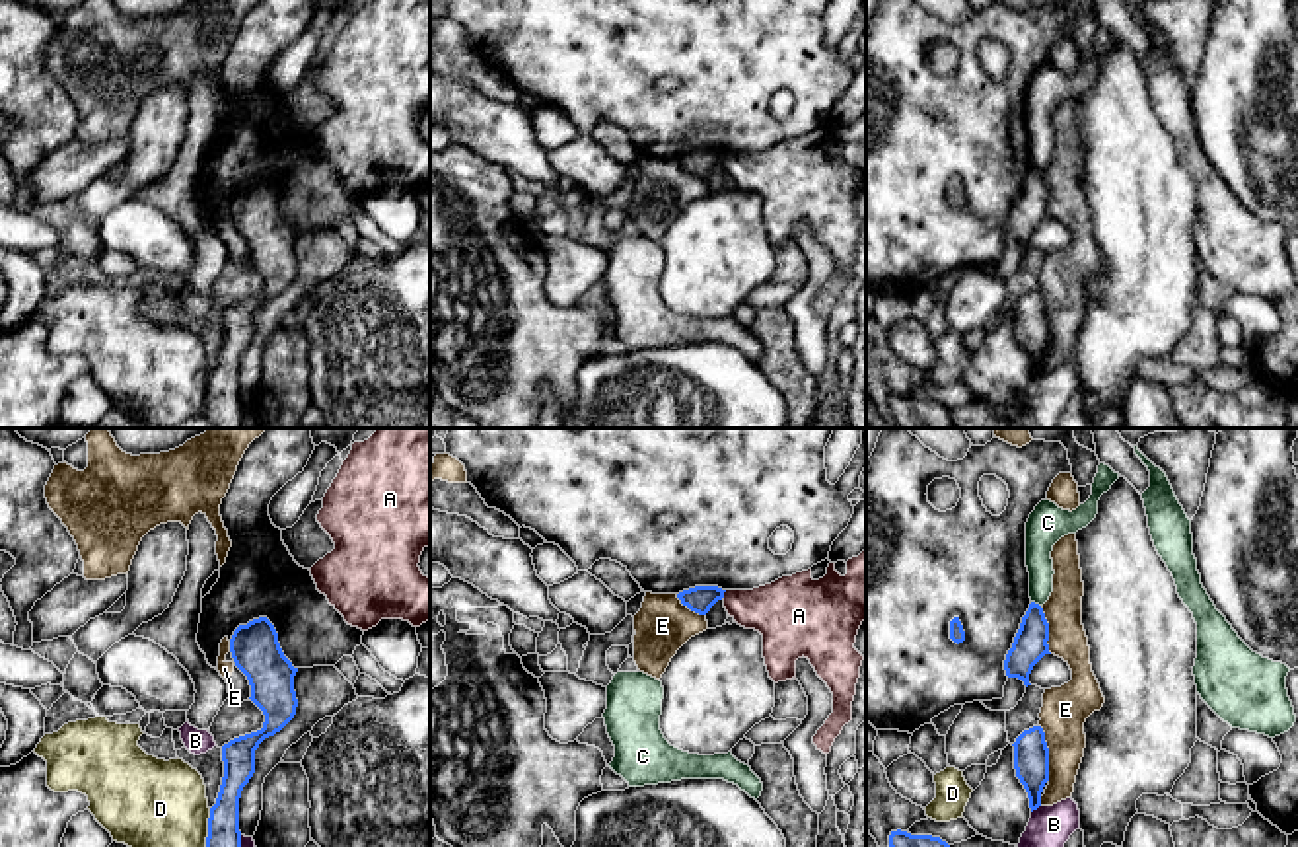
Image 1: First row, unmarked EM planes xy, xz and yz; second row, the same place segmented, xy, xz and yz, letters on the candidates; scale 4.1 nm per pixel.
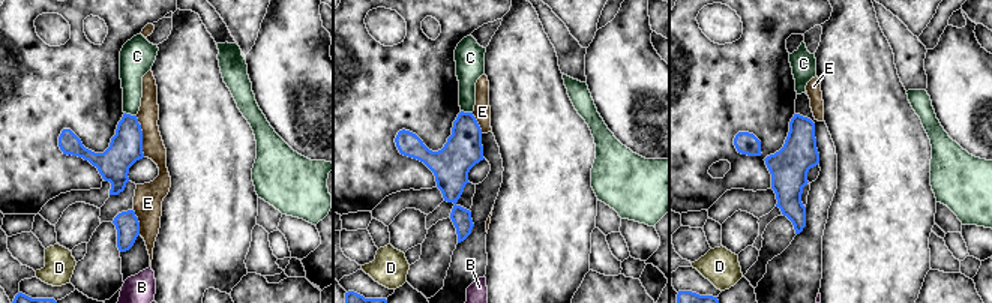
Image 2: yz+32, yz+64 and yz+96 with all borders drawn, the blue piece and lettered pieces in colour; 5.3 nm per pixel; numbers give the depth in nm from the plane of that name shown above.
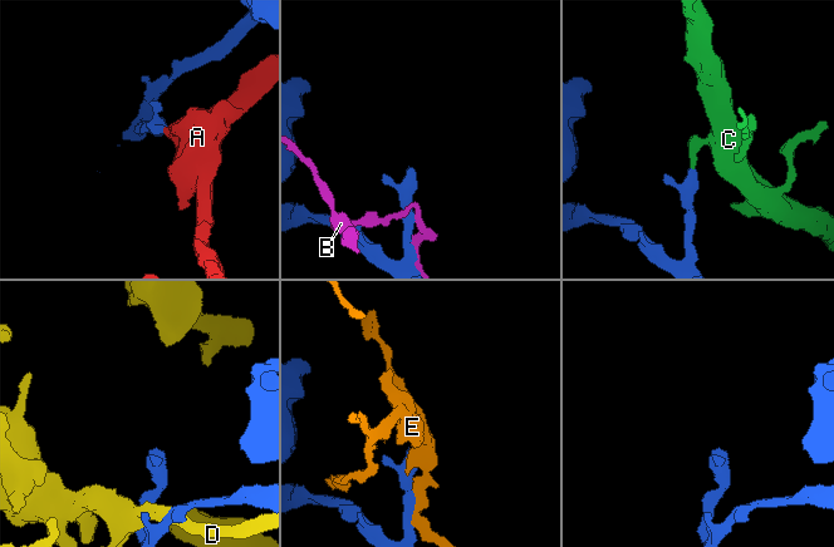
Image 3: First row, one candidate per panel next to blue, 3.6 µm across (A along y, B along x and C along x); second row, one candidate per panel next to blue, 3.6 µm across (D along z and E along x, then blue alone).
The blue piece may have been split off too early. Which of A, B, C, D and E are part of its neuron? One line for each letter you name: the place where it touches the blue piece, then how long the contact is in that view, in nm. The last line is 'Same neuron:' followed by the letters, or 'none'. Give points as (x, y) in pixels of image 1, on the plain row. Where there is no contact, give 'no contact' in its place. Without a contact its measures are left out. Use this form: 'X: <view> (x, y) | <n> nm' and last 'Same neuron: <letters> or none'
Same neuron: none

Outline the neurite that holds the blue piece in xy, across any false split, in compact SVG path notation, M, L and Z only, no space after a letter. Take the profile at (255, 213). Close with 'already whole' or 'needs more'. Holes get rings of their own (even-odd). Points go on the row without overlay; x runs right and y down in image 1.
M267 181L239 189L230 203L235 230L247 239L251 265L263 275L263 292L222 310L224 341L210 372L204 417L216 428L243 428L239 362L255 337L255 313L280 296L296 278L294 239L298 232L284 220L278 197Z; already whole

